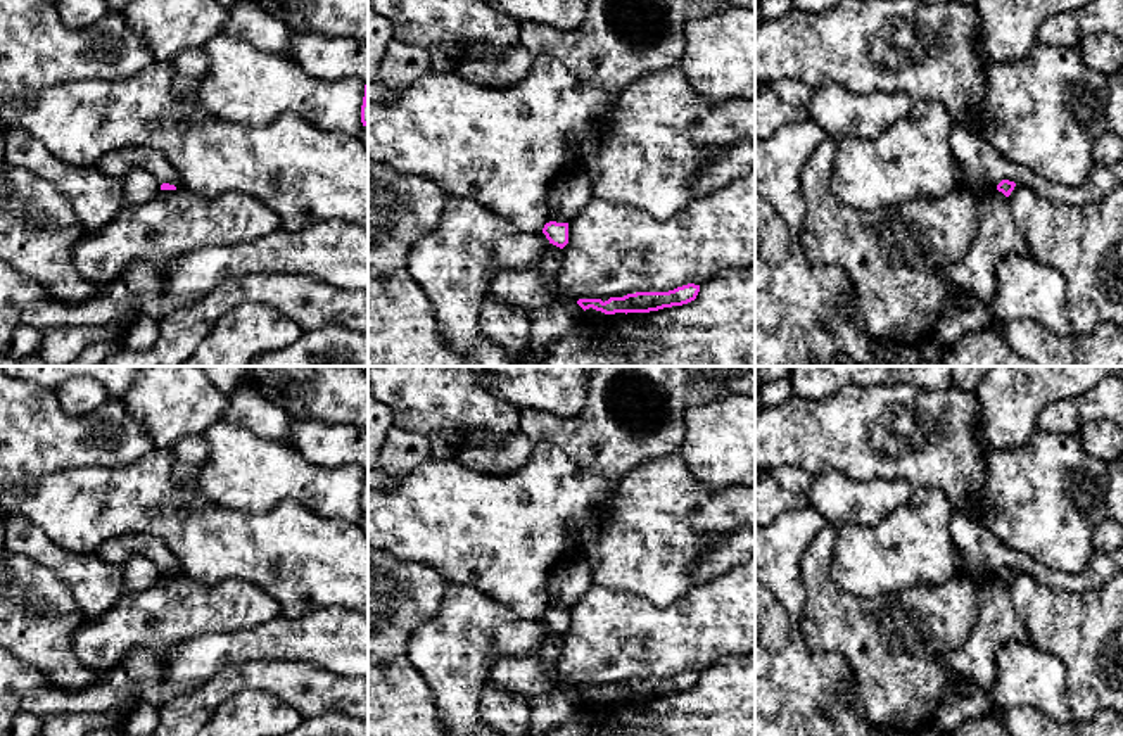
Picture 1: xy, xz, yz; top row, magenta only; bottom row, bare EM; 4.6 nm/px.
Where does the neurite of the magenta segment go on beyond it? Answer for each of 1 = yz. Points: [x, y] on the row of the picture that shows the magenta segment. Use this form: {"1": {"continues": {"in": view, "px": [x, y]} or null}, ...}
{"1": {"continues": null}}

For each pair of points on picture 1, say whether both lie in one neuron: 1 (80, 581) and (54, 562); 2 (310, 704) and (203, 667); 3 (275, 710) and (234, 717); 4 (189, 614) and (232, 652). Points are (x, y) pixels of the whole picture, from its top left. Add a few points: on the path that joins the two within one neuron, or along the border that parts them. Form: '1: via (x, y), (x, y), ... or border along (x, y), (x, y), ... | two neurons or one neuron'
1: via (73, 574), (61, 562) | one neuron
2: border along (258, 662), (228, 664), (183, 695) | two neurons
3: via (265, 716), (244, 717) | one neuron
4: border along (251, 628), (204, 633), (182, 640), (173, 647) | two neurons

